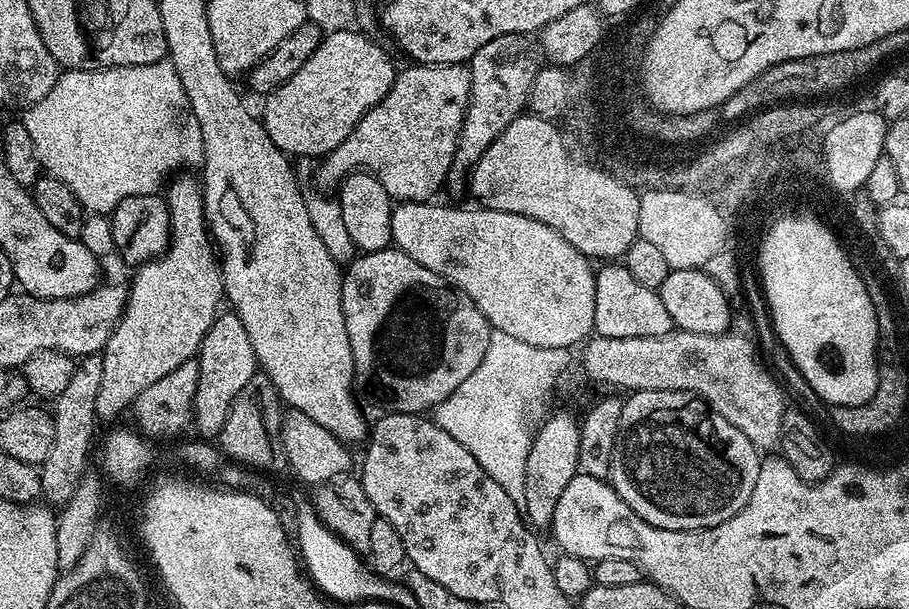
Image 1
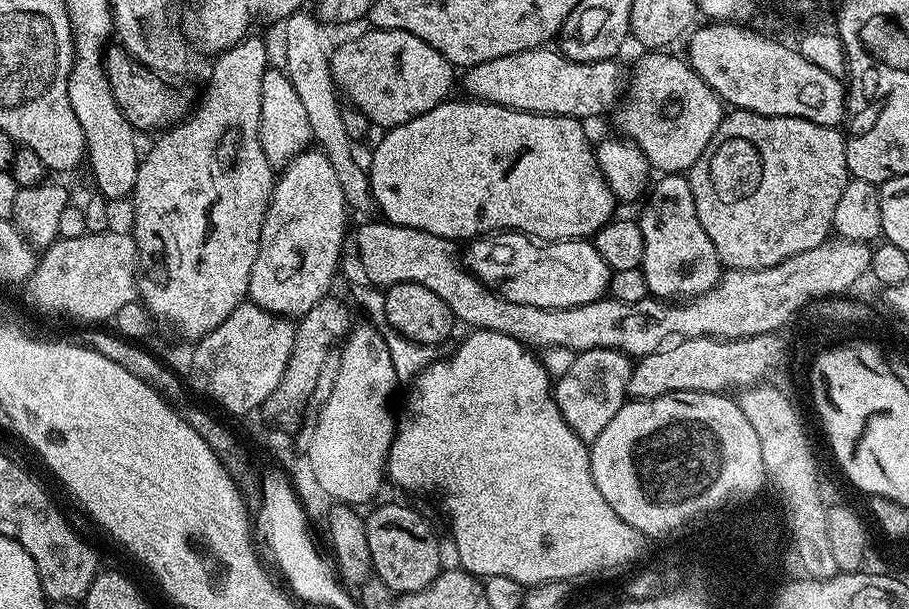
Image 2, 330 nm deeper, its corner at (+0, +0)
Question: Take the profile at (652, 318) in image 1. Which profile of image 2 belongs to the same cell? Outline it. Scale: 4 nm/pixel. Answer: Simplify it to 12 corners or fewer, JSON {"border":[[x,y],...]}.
{"border":[[501,232],[466,267],[510,302],[573,308],[605,299],[595,243]]}

